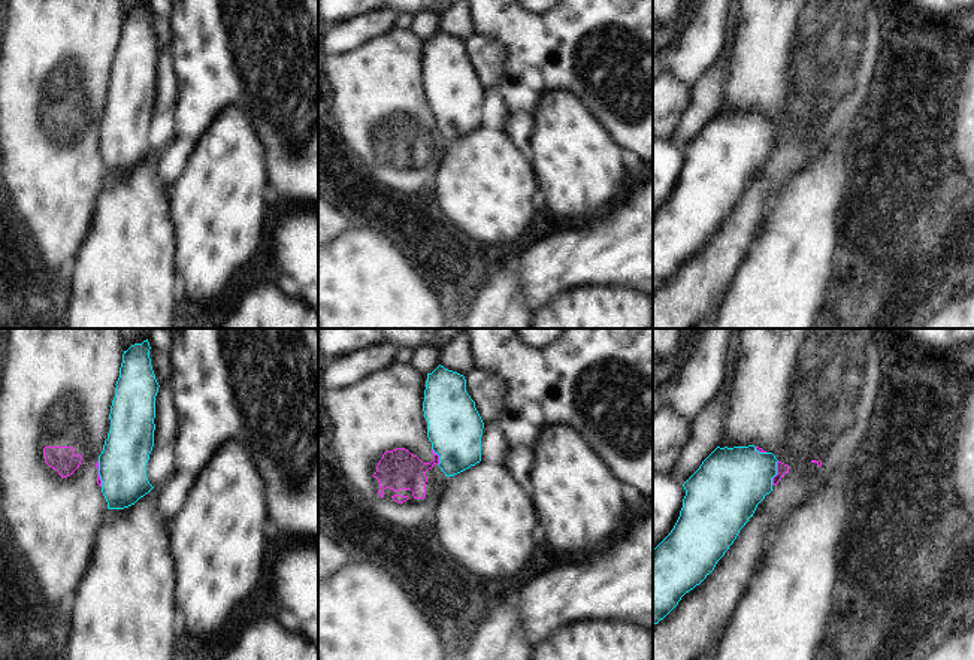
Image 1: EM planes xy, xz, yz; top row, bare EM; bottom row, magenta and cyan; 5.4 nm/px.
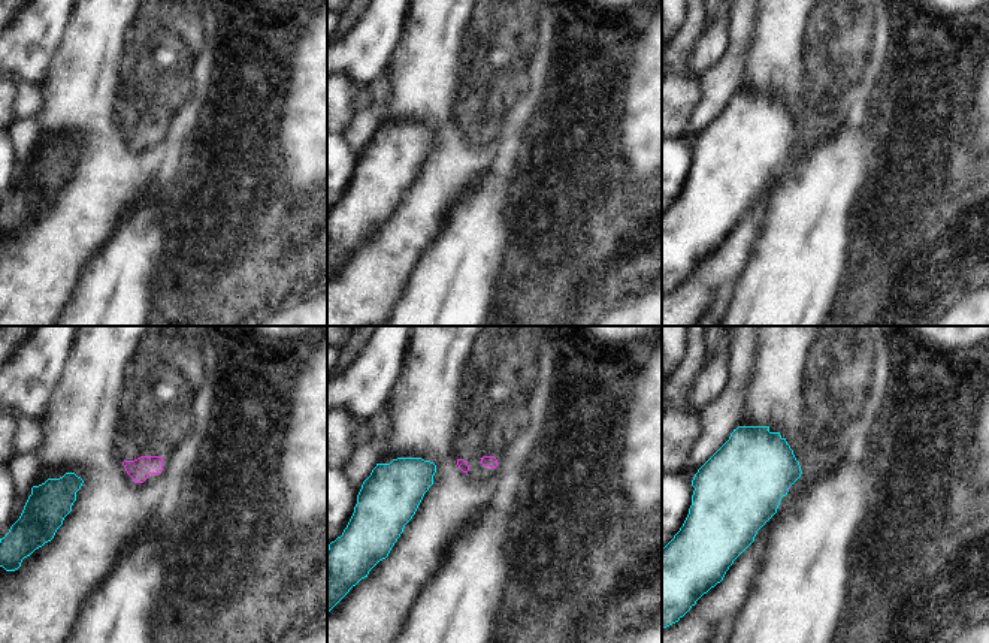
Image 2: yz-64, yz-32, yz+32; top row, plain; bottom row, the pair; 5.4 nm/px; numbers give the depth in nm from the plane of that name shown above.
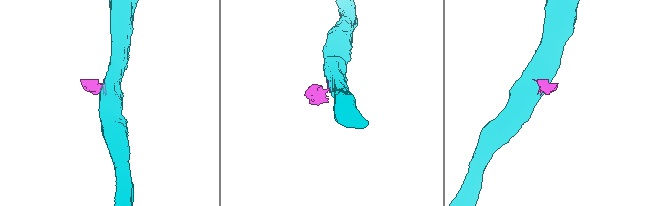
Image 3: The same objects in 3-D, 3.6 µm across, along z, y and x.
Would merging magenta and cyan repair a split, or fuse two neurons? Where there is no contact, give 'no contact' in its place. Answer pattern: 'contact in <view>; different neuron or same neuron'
contact in yz; different neuron

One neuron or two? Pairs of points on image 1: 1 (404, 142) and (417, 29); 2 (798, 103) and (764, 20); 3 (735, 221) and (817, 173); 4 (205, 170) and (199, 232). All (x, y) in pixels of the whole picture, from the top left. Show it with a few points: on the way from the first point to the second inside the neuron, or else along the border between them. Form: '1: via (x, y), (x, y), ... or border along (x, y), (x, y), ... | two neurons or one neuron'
1: border along (408, 30), (417, 38) | two neurons
2: via (798, 82), (798, 54), (785, 41) | one neuron
3: border along (791, 178), (768, 200), (762, 227), (756, 236) | two neurons
4: via (205, 185), (205, 217) | one neuron

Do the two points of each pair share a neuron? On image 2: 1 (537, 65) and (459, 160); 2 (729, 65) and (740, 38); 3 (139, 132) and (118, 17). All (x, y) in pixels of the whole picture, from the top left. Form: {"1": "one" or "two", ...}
{"1": "one", "2": "one", "3": "one"}

